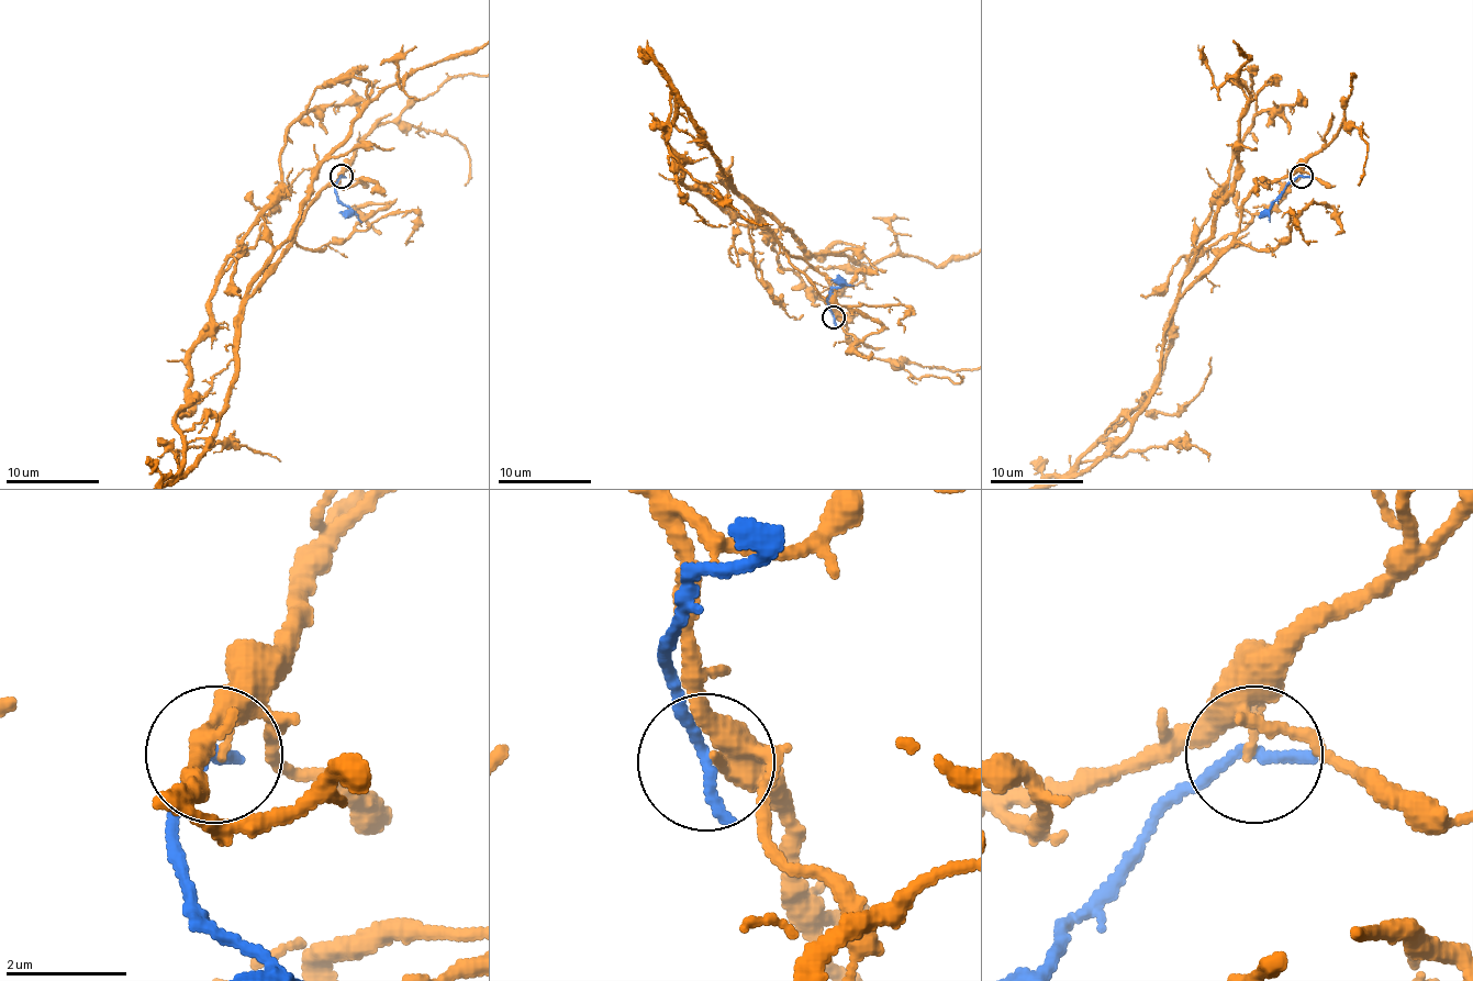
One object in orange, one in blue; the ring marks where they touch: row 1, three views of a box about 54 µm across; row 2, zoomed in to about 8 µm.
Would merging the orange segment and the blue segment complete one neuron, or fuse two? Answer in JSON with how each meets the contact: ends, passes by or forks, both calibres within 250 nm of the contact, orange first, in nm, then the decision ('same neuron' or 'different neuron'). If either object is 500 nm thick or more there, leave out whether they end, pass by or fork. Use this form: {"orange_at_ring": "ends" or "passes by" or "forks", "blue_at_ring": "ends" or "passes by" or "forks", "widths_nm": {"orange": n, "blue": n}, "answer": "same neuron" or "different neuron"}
{"orange_at_ring": "ends", "blue_at_ring": "ends", "widths_nm": {"orange": 120, "blue": 240}, "answer": "different neuron"}

